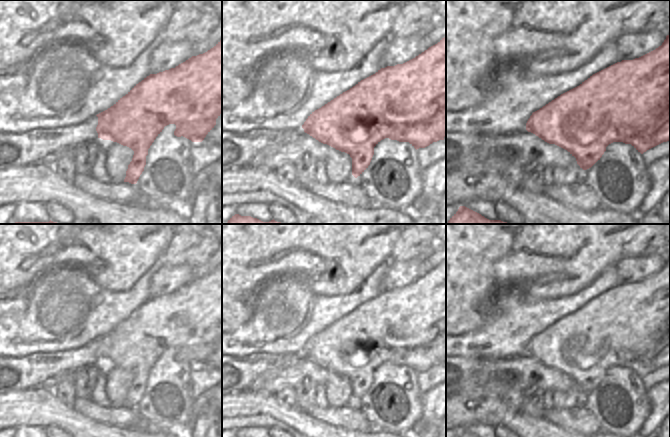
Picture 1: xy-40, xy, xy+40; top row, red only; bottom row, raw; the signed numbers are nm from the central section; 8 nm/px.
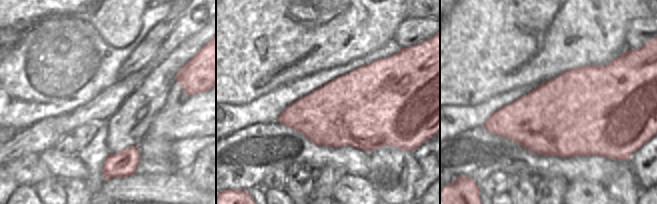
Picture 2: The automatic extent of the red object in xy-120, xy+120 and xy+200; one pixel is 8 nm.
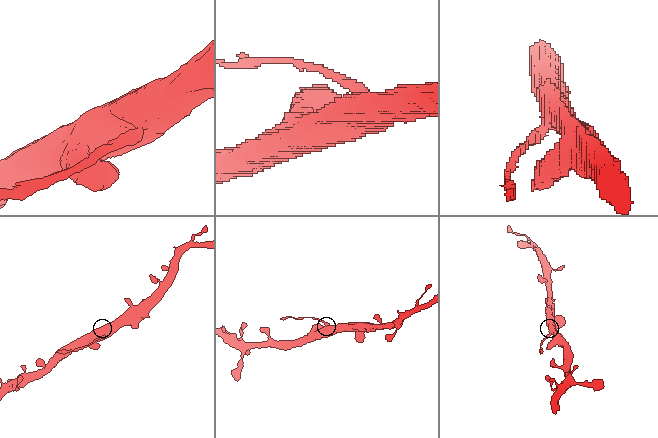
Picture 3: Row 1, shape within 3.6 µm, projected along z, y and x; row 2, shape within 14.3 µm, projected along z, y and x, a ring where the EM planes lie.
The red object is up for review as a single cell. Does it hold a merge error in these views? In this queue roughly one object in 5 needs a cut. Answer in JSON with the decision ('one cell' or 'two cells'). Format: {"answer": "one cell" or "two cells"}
{"answer": "two cells"}

